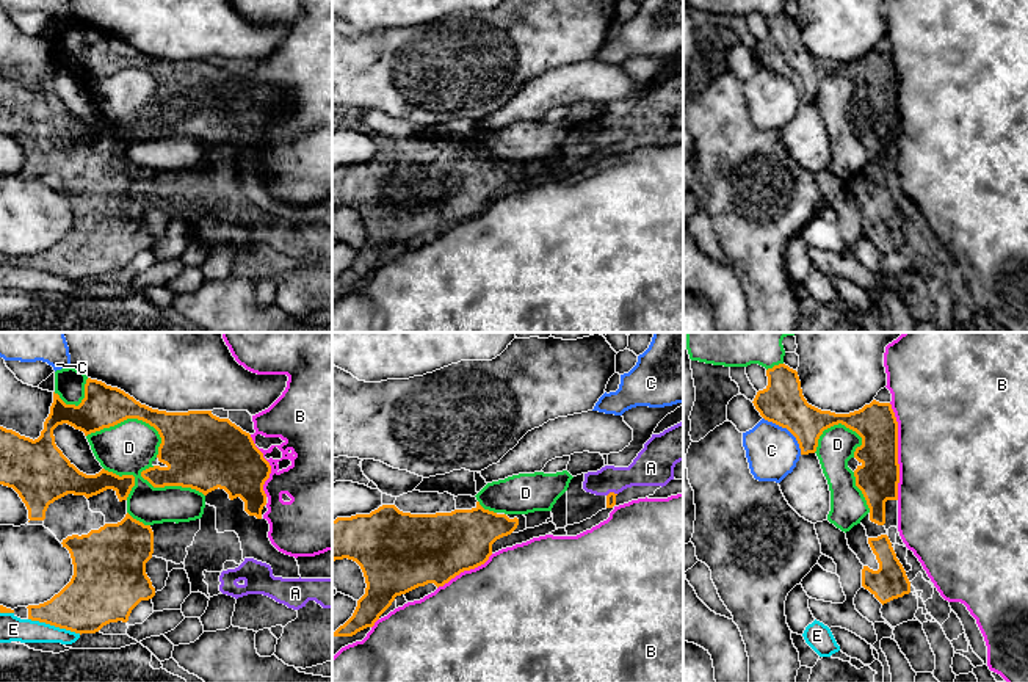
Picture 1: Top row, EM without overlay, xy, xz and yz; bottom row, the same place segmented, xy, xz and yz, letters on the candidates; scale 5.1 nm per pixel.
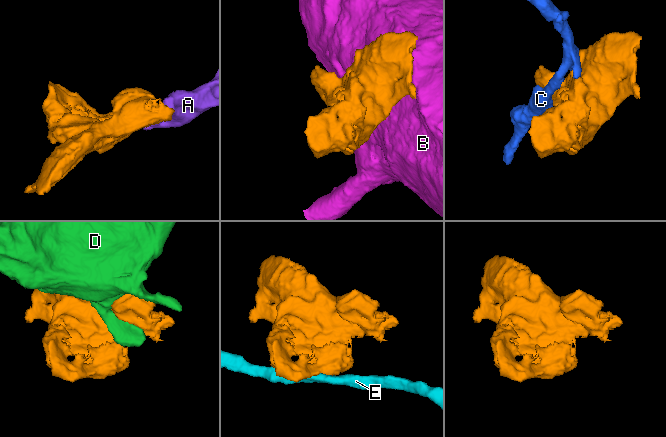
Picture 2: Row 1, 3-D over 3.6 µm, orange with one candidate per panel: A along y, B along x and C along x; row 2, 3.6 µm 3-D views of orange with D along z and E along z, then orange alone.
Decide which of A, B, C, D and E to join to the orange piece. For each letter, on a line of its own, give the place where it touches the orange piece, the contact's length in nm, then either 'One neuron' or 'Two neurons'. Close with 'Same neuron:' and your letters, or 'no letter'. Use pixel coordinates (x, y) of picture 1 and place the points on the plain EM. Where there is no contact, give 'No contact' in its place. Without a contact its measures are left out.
A: Touches orange at xz (611, 141). Shared border 60 nm. One neuron
B: Touches orange at yz (897, 101). Shared border 500 nm. Two neurons
C: Touches orange at yz (787, 77). Shared border 280 nm. Two neurons
D: Touches orange at xy (127, 66). Shared border 400 nm. Two neurons
E: Touches orange at xy (55, 275). Shared border 280 nm. Two neurons
Same neuron: A

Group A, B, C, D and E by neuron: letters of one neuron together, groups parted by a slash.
A / B / C / D / E

